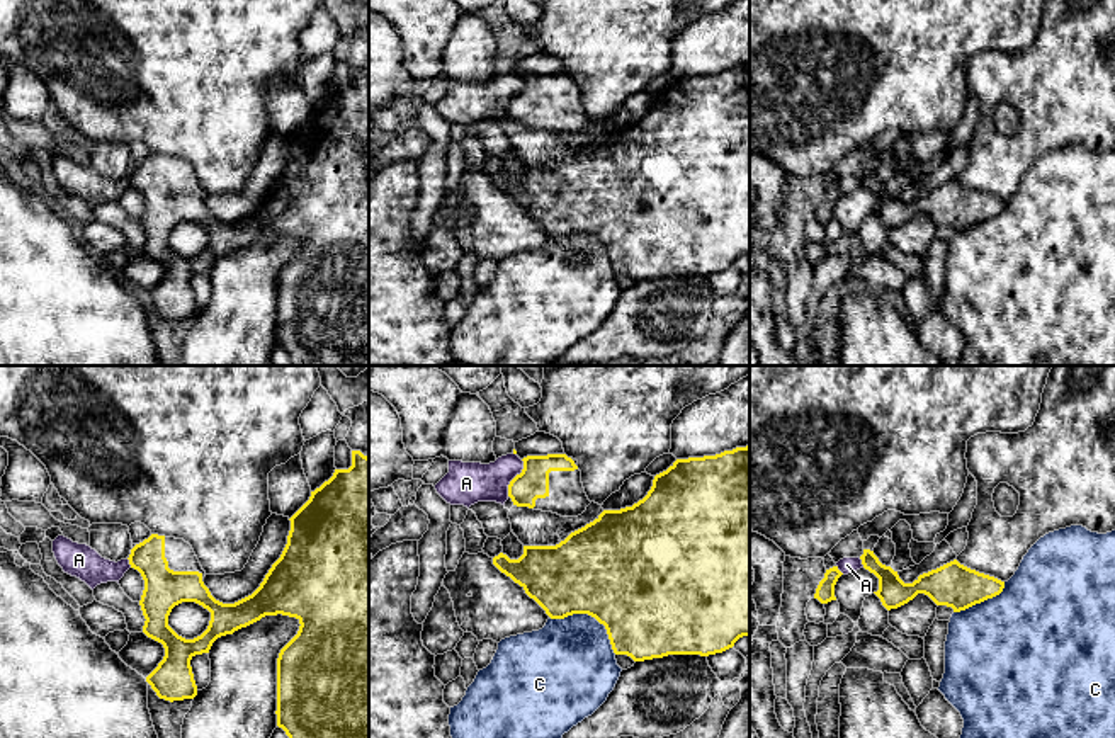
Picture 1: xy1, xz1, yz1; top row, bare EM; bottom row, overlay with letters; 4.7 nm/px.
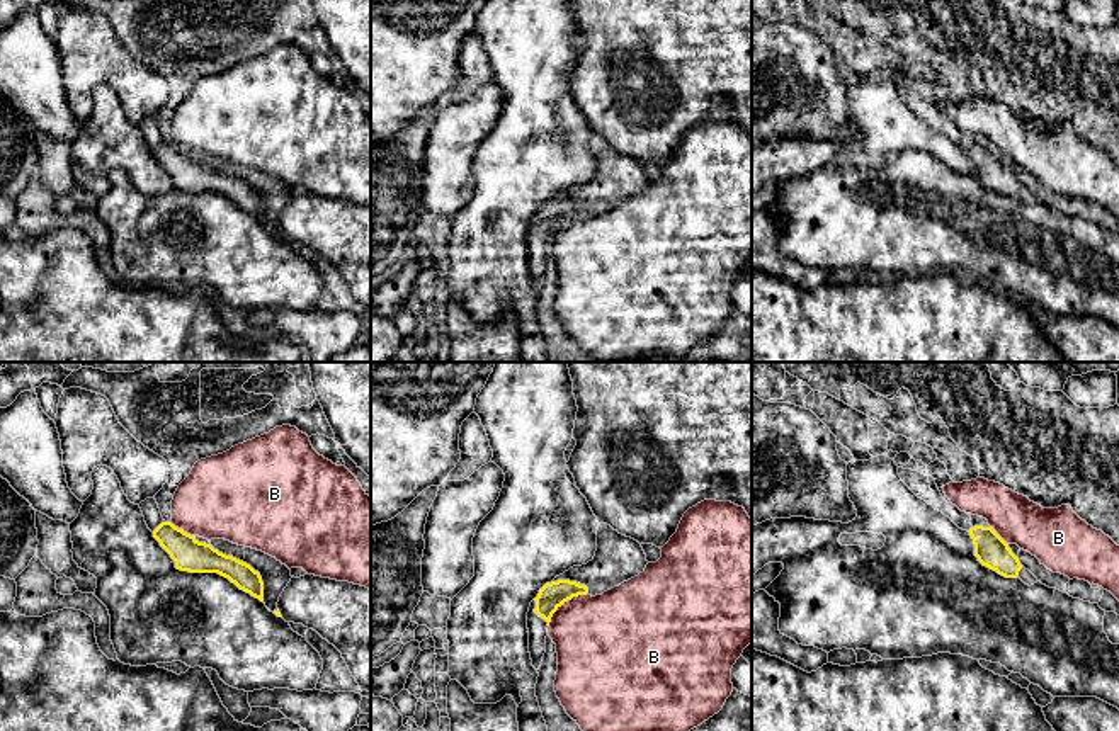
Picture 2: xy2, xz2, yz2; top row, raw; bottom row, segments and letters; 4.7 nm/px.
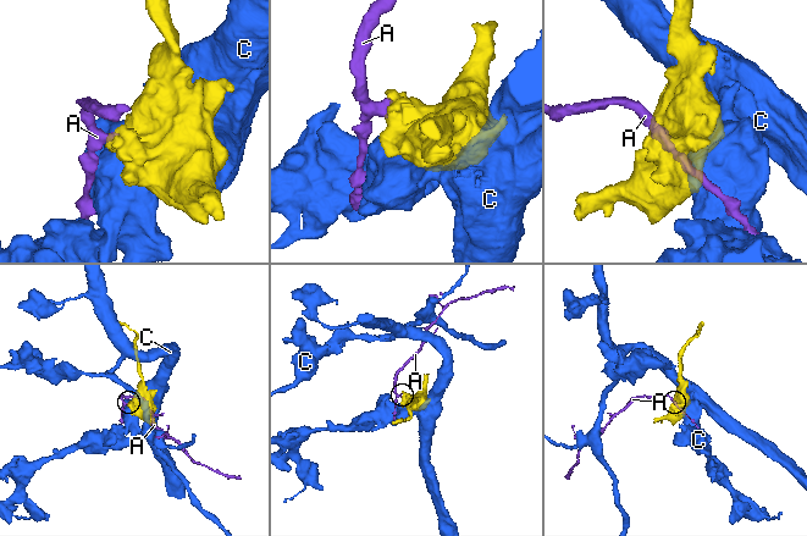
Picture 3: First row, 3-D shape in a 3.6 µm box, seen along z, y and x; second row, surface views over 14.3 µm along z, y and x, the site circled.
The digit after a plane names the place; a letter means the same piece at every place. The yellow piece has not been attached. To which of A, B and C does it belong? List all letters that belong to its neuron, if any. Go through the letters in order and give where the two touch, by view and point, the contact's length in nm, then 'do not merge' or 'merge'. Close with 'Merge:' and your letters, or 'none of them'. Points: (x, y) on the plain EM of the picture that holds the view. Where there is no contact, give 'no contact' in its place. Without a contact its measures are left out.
A: xz1 (514, 97) | 190 nm | do not merge
B: xz2 (565, 220) | 240 nm | do not merge
C: xz1 (590, 233) | 360 nm | do not merge
Merge: none of them

